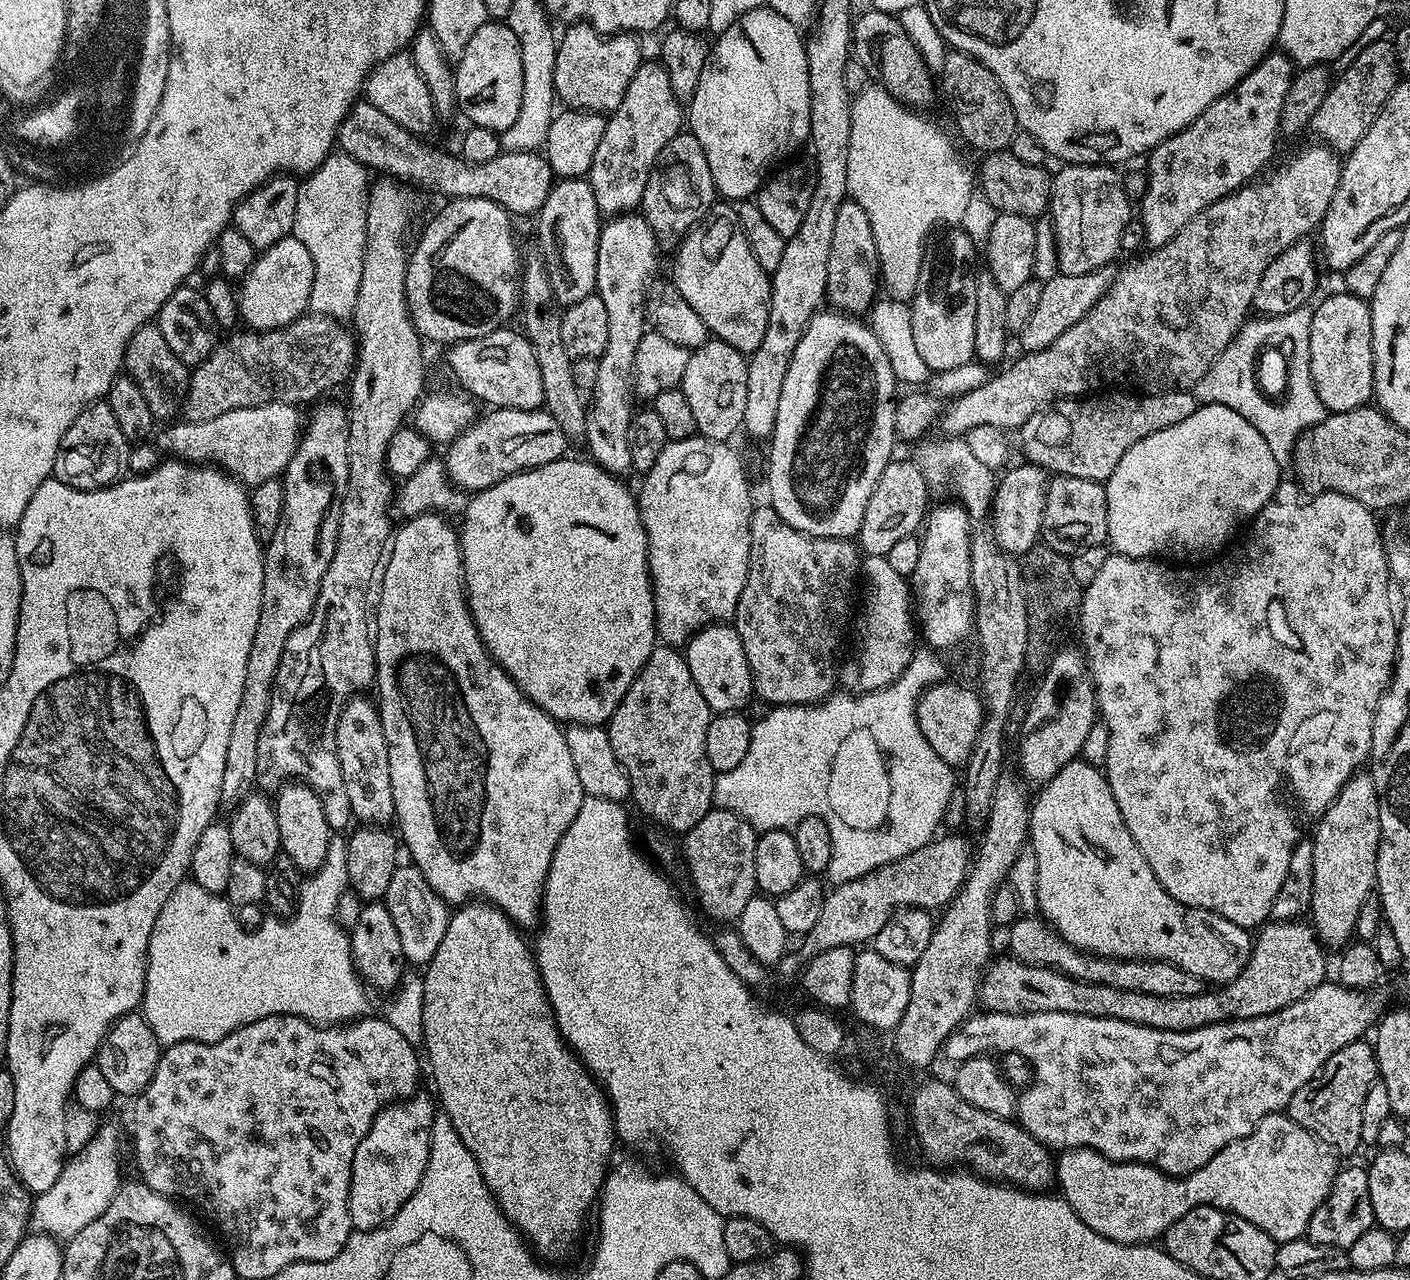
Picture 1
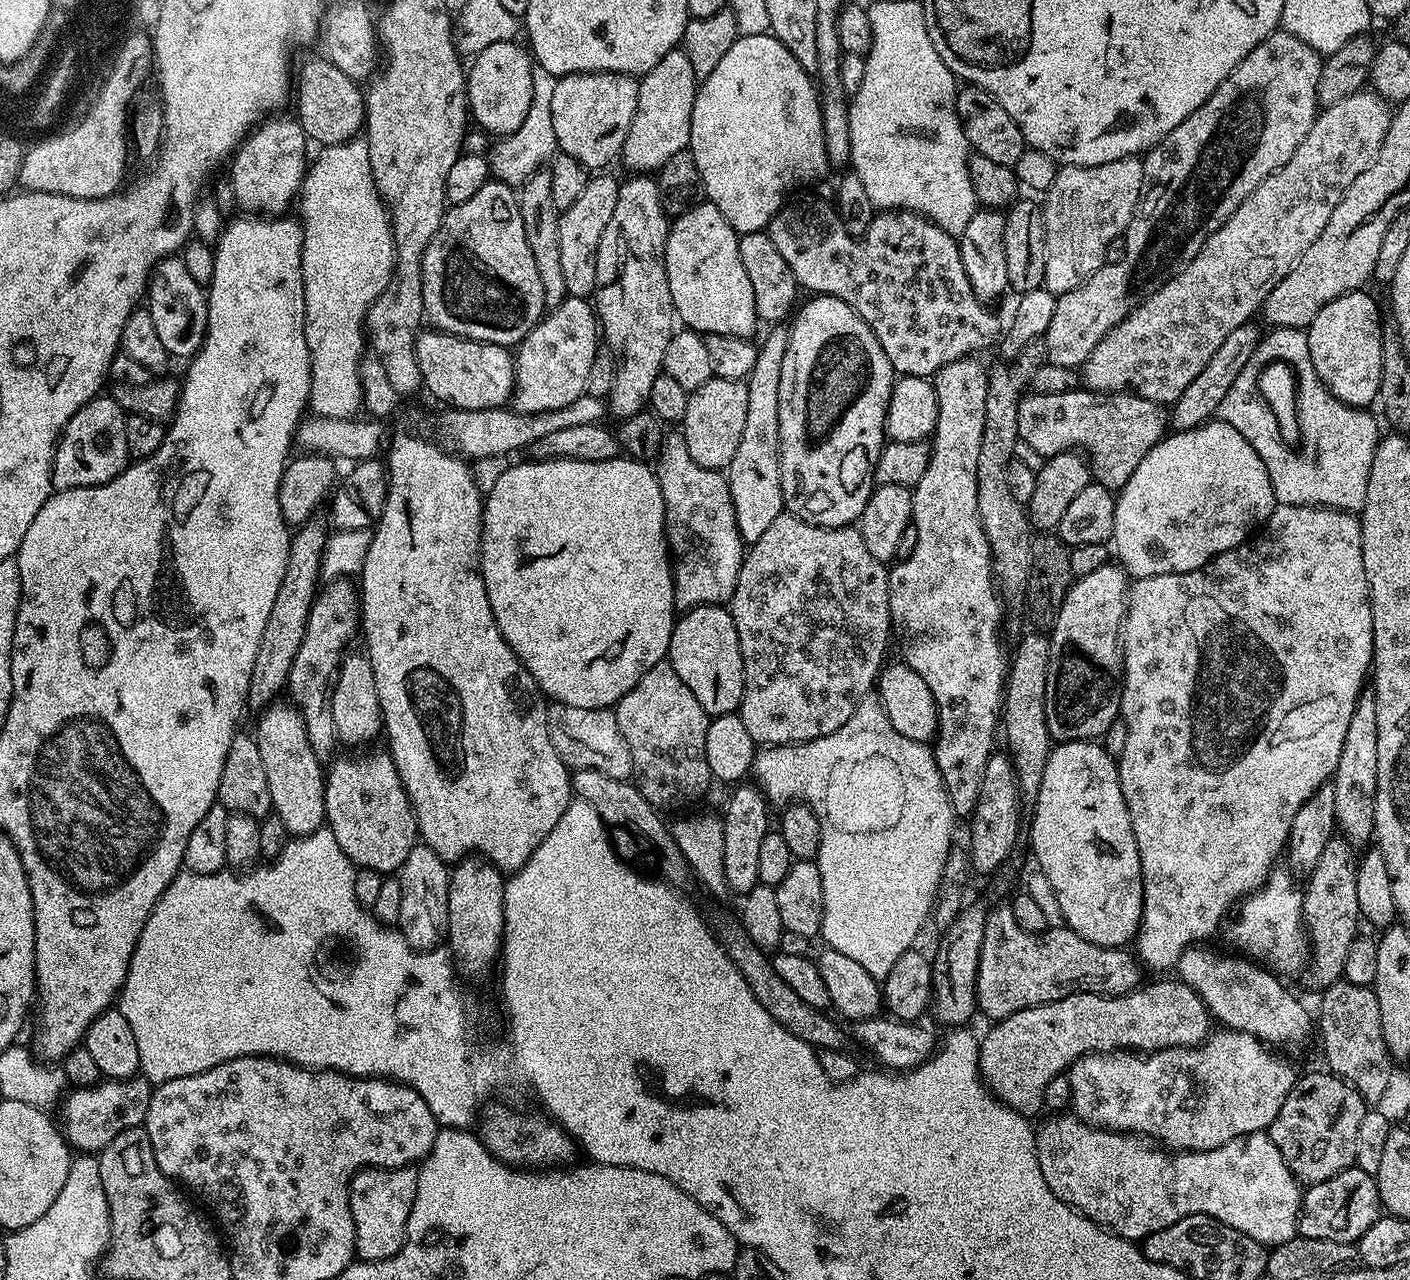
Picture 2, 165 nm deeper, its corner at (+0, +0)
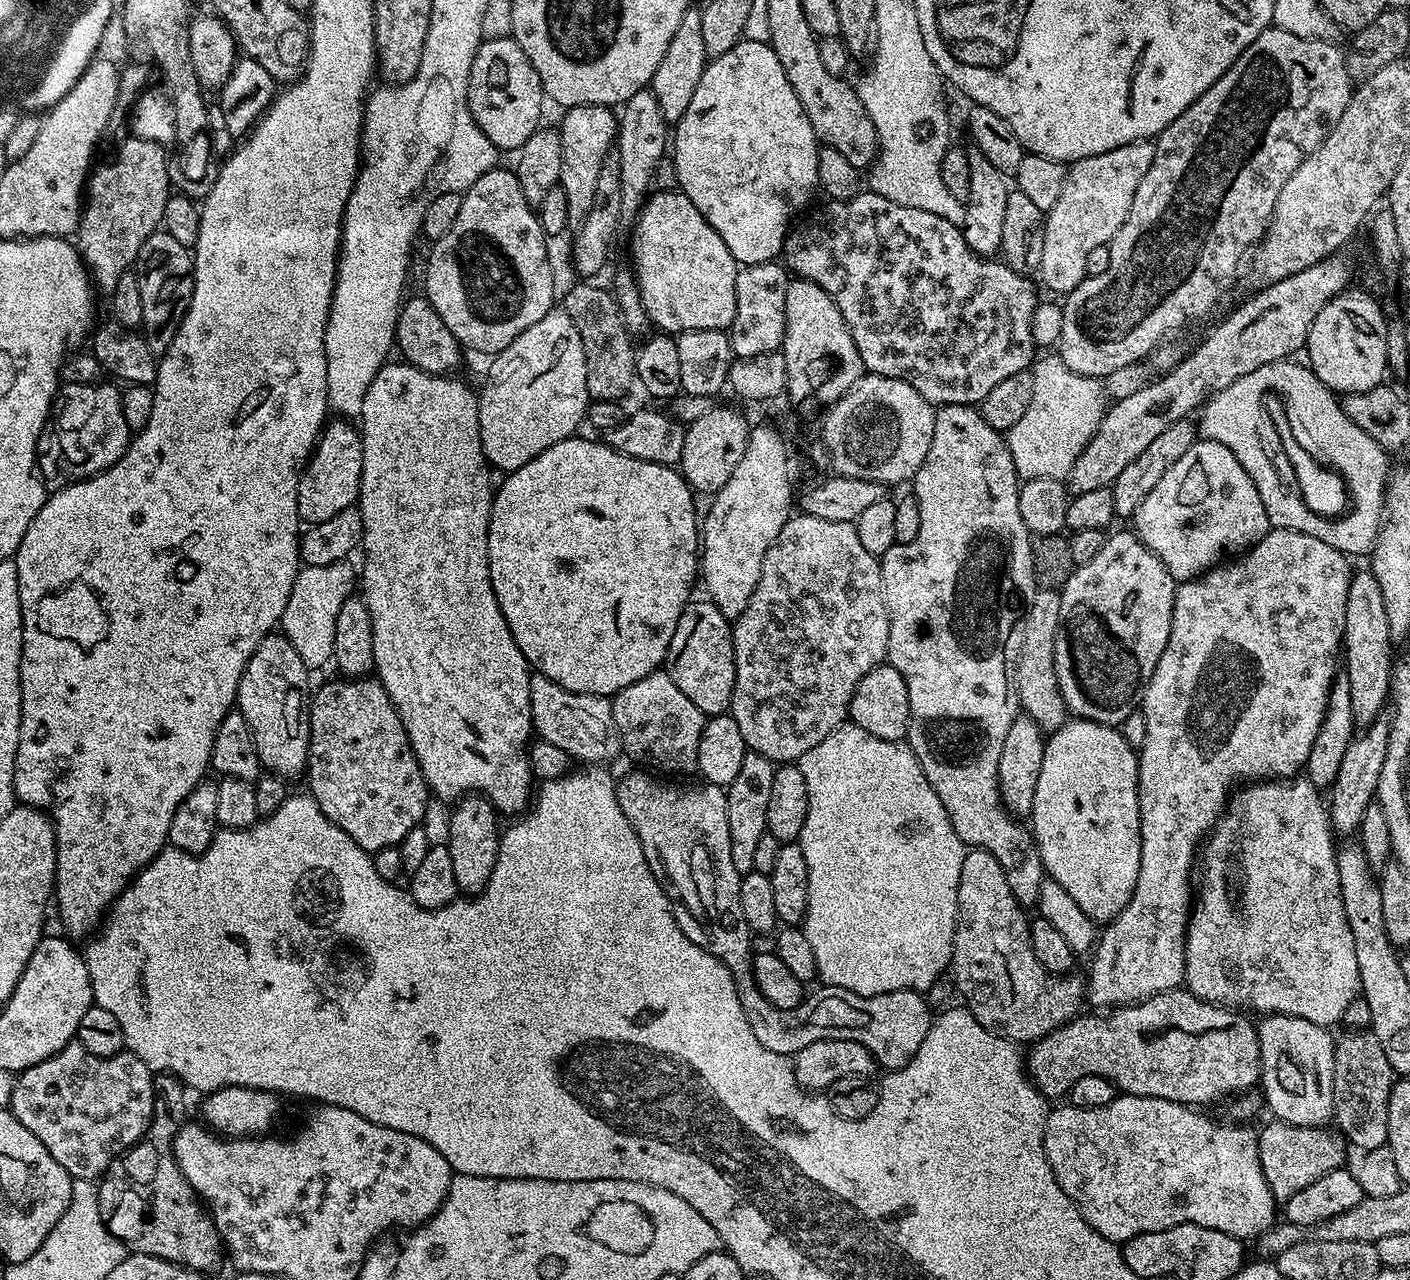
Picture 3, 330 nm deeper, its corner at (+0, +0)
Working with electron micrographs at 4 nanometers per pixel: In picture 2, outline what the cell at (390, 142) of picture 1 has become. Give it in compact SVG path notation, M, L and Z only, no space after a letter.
M327 58L312 60L304 68L304 73L297 75L294 80L294 108L296 104L295 115L300 124L304 127L304 135L309 141L317 145L327 146L330 144L344 144L348 140L357 139L361 135L362 129L366 124L366 96L362 91L361 85L352 80L338 66L334 66L332 61Z

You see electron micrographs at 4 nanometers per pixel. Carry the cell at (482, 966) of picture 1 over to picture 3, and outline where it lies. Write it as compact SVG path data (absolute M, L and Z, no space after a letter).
M469 794L455 801L452 817L448 820L446 843L450 850L450 863L454 865L454 882L464 894L479 894L486 886L498 858L498 846L502 835L498 813L485 796Z

